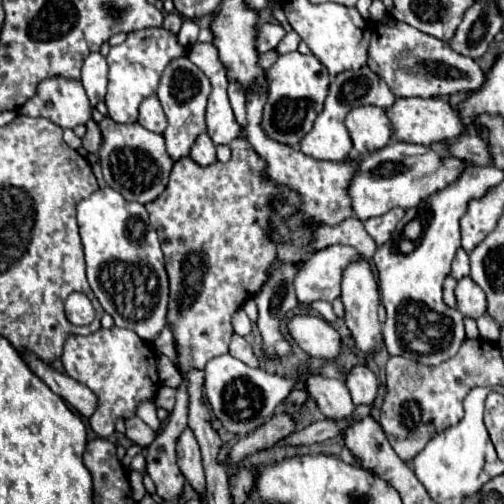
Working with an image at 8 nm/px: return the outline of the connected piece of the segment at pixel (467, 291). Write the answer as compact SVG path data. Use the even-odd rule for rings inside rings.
M463 278L457 282L455 296L457 296L457 310L463 316L479 318L487 312L487 298L471 278Z

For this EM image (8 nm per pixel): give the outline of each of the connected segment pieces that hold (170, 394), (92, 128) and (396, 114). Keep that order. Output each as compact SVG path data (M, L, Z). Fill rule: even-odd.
M161 386L161 388L157 390L157 396L155 396L153 402L155 402L157 408L165 408L167 412L171 412L173 406L175 406L175 388Z
M89 120L85 126L87 126L87 134L81 138L83 148L85 148L87 152L97 152L99 146L101 146L101 132L99 132L99 126L97 126L95 120Z
M397 98L397 102L391 106L391 112L387 110L387 118L391 118L393 128L391 140L399 142L431 146L433 142L463 134L463 124L459 122L459 116L455 114L449 102L443 102L439 98Z

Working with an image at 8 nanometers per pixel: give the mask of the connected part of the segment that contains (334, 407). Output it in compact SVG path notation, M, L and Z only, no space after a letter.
M311 376L305 382L311 398L319 404L321 412L327 418L349 418L353 412L353 402L349 396L349 388L343 380L331 380L323 376Z

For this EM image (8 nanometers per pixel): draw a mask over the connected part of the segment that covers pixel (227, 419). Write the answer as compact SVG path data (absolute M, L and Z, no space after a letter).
M231 354L217 356L205 366L205 394L213 408L213 414L223 422L223 426L233 434L251 434L251 430L259 428L269 416L273 416L277 404L285 400L291 392L293 384L301 382L299 376L277 376L269 374L261 368L251 368Z

